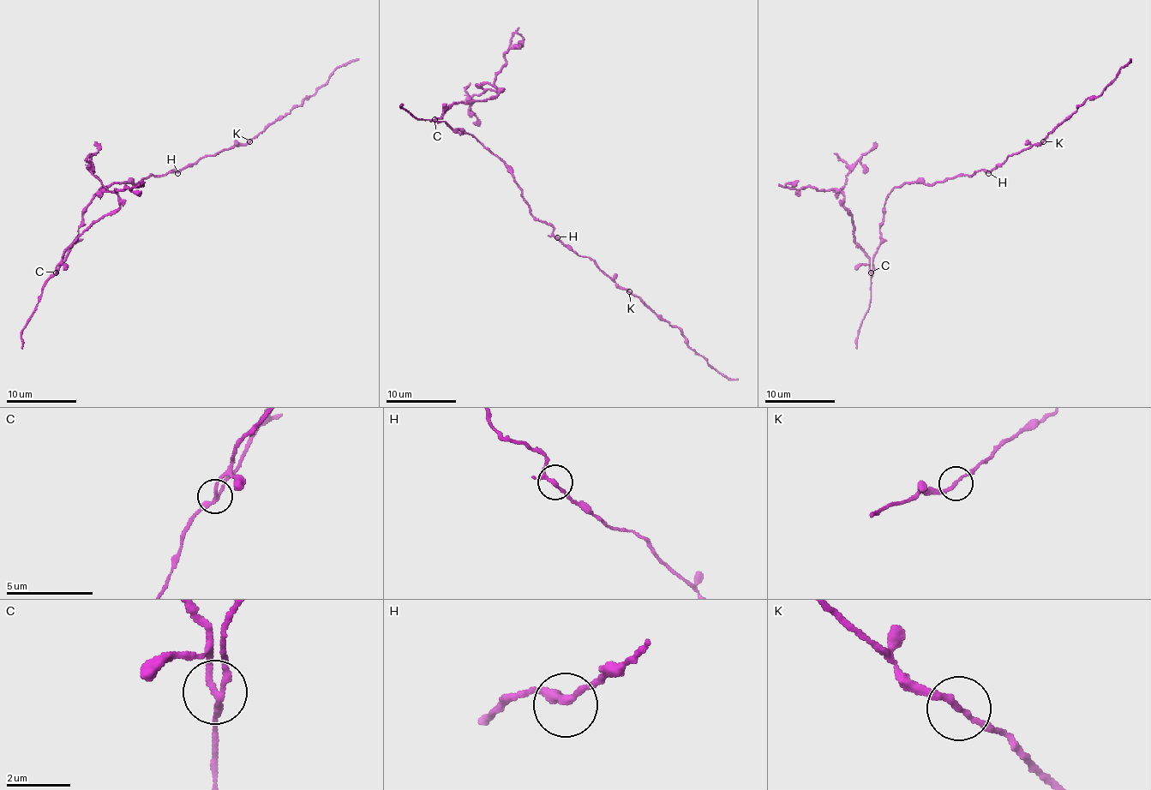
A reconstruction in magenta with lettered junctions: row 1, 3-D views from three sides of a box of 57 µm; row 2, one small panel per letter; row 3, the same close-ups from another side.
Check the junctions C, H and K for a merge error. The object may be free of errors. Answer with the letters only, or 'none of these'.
C

